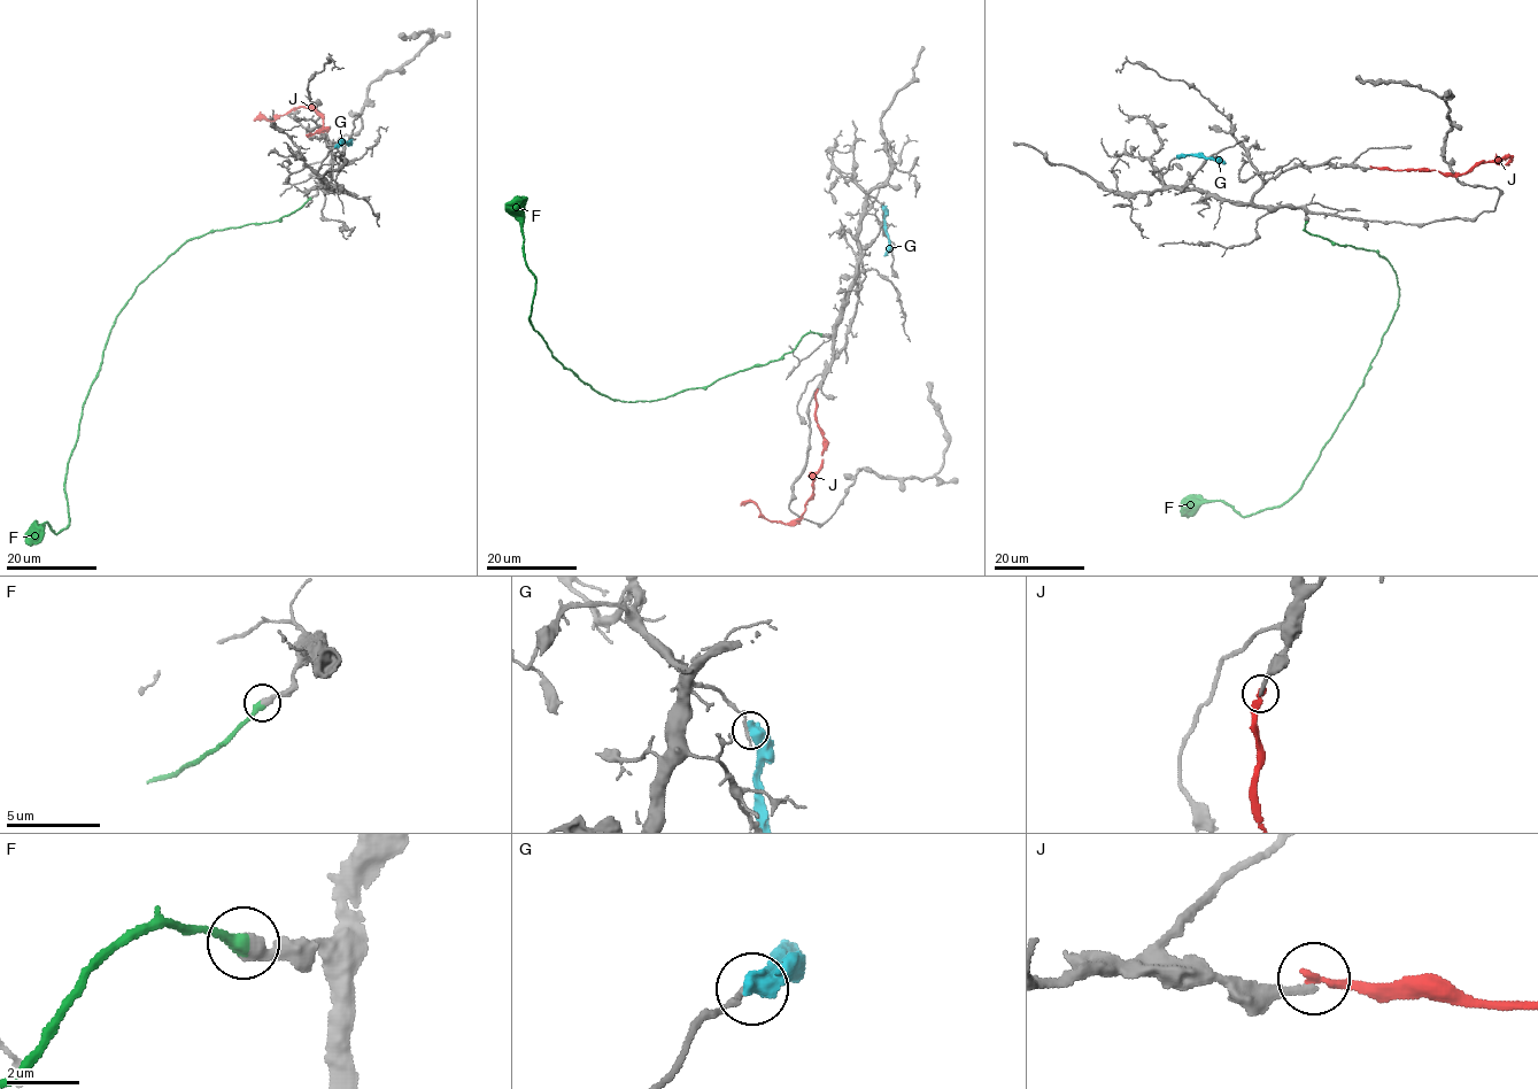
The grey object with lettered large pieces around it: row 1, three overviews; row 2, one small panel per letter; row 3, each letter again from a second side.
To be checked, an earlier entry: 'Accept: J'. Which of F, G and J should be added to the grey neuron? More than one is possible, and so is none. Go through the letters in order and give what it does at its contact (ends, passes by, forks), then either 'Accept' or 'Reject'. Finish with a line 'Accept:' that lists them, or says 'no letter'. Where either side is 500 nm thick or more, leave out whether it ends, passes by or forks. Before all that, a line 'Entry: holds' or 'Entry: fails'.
Entry: fails
F: It ends there. Accept
G: Reject
J: It ends there. Reject
Accept: F

